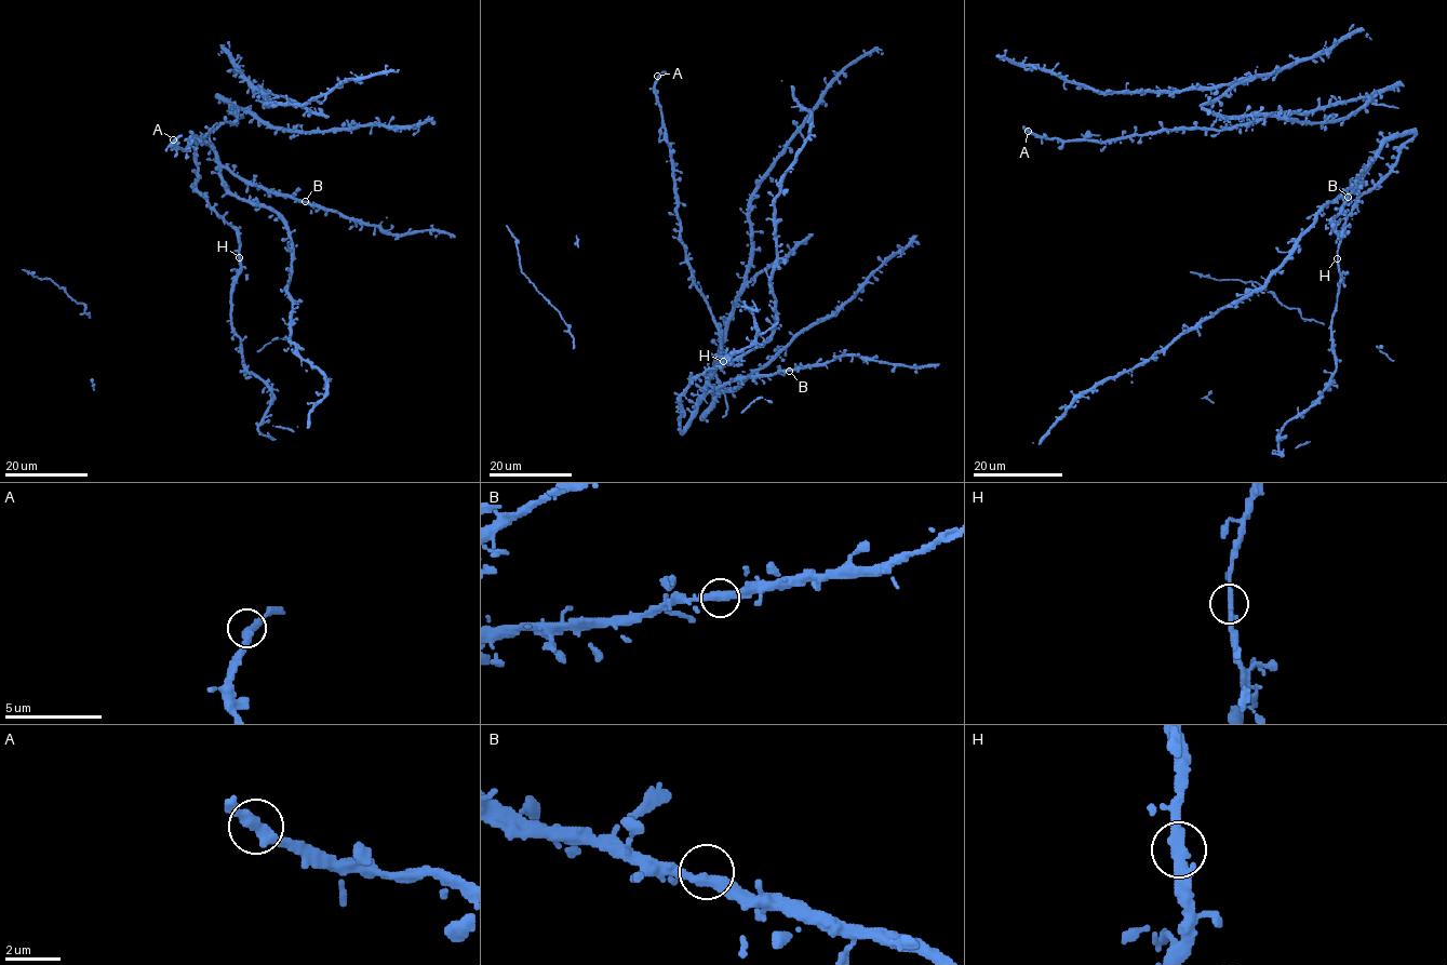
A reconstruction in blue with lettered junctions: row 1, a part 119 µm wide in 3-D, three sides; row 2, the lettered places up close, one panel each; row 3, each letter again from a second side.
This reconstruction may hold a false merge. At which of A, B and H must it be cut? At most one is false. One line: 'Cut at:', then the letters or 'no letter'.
Cut at: no letter

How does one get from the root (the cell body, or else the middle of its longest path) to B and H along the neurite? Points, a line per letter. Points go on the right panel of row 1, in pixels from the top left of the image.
B: (1411, 137), (1412, 133), (1403, 133), (1387, 139), (1358, 176), (1348, 197)
H: (1411, 137), (1401, 150), (1396, 164), (1358, 198), (1348, 216), (1337, 258)

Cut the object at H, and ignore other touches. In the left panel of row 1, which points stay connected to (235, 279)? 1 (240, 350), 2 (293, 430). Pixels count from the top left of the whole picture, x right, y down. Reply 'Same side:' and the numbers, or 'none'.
Same side: 1

